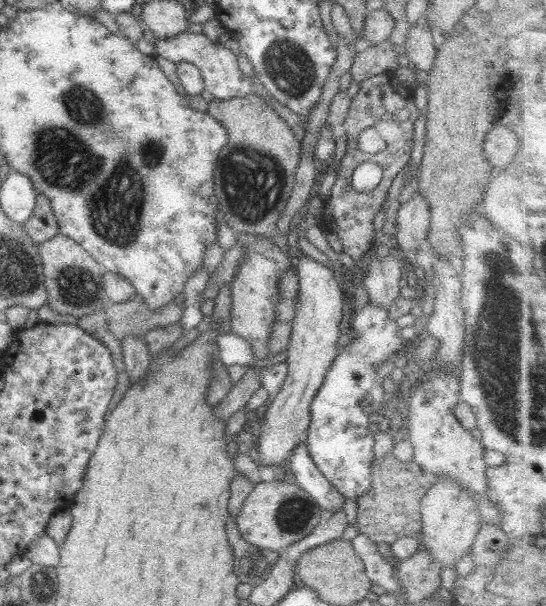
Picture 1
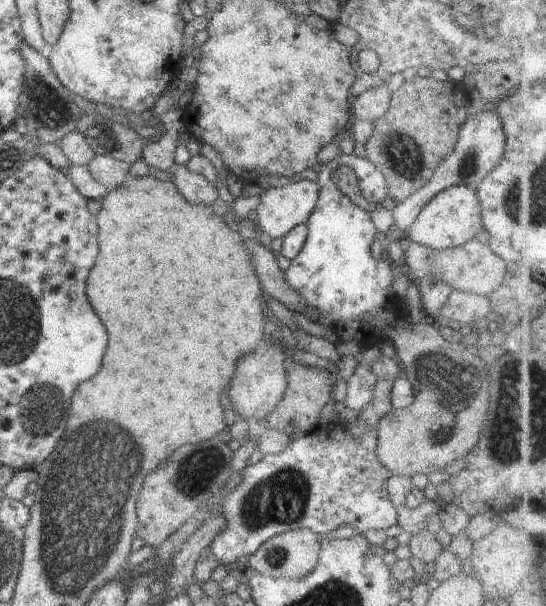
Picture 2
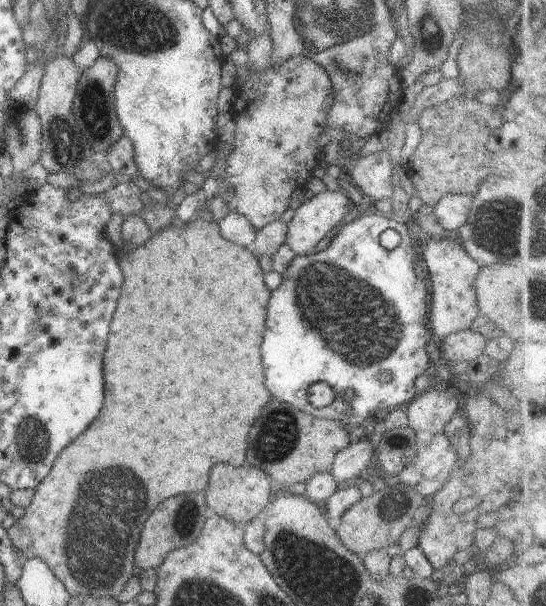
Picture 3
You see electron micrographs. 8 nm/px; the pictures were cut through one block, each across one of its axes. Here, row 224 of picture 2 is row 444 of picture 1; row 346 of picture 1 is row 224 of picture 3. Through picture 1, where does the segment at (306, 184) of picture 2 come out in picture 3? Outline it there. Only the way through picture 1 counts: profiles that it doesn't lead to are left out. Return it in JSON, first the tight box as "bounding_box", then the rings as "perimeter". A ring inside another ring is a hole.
{"bounding_box":[286,191,350,255],"perimeter":[[[341,191],[322,192],[300,205],[288,223],[286,244],[296,255],[308,255],[349,213],[350,199]]]}

